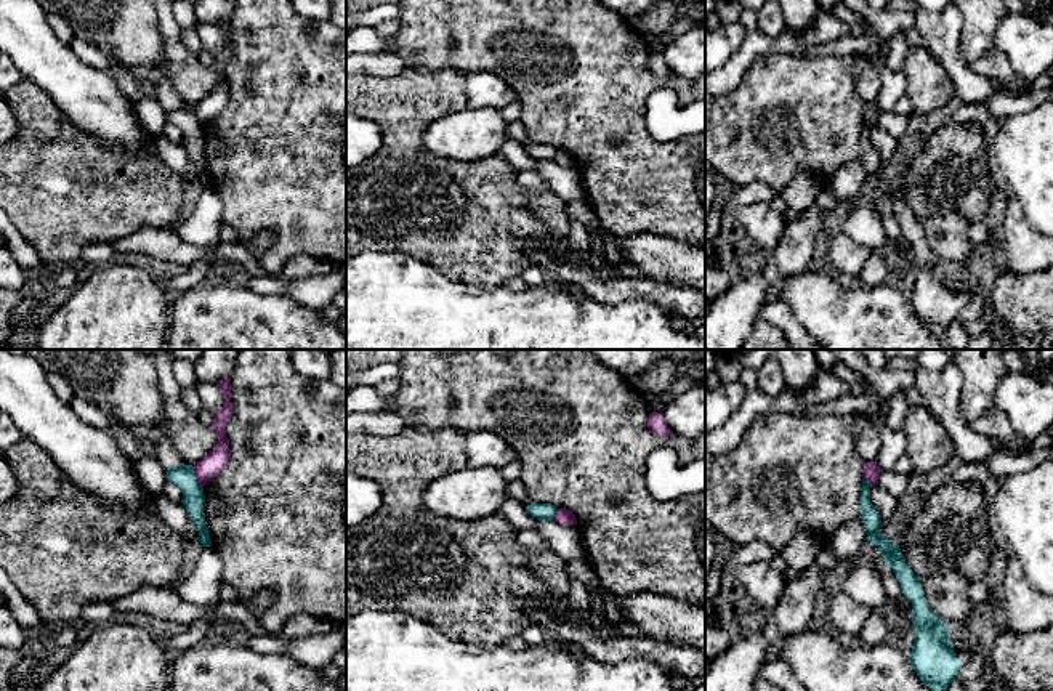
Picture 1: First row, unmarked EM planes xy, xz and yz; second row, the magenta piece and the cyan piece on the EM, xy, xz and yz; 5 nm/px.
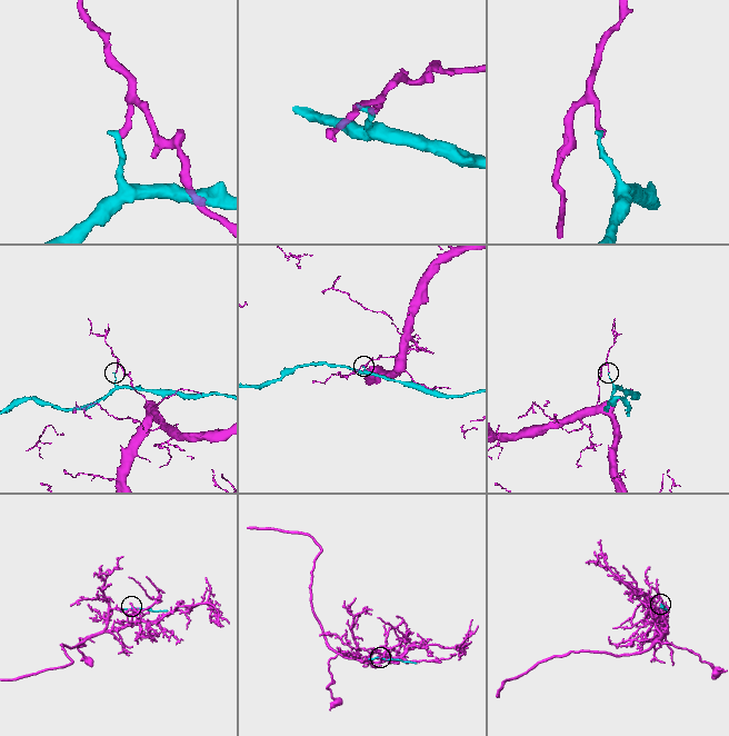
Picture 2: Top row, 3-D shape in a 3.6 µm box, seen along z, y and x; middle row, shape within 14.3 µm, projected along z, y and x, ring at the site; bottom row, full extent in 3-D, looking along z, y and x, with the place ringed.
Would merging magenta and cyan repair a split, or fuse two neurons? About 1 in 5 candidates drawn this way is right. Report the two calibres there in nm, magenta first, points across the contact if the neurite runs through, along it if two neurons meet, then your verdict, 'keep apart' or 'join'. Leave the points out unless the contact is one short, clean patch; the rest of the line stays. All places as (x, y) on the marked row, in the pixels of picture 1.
calibres 110 and 110 nm; keep apart

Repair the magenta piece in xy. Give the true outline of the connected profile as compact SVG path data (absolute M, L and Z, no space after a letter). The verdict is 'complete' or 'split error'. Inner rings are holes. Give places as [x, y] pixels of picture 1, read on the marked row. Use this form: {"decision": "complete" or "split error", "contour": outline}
{"decision": "complete", "contour": "M224 378L218 383L220 390L224 394L224 404L213 418L213 430L218 434L218 444L213 451L205 455L202 460L194 463L194 473L204 487L216 475L220 475L231 460L229 439L226 436L226 426L232 417L232 402L231 402L231 378Z"}

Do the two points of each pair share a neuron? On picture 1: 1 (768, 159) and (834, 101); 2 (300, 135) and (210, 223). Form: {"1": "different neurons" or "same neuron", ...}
{"1": "same neuron", "2": "different neurons"}

